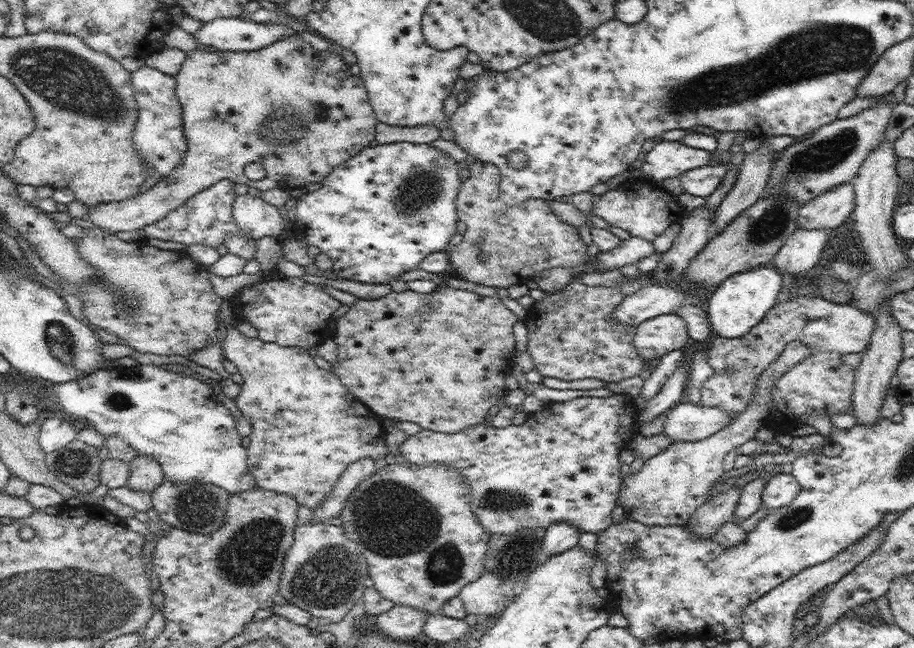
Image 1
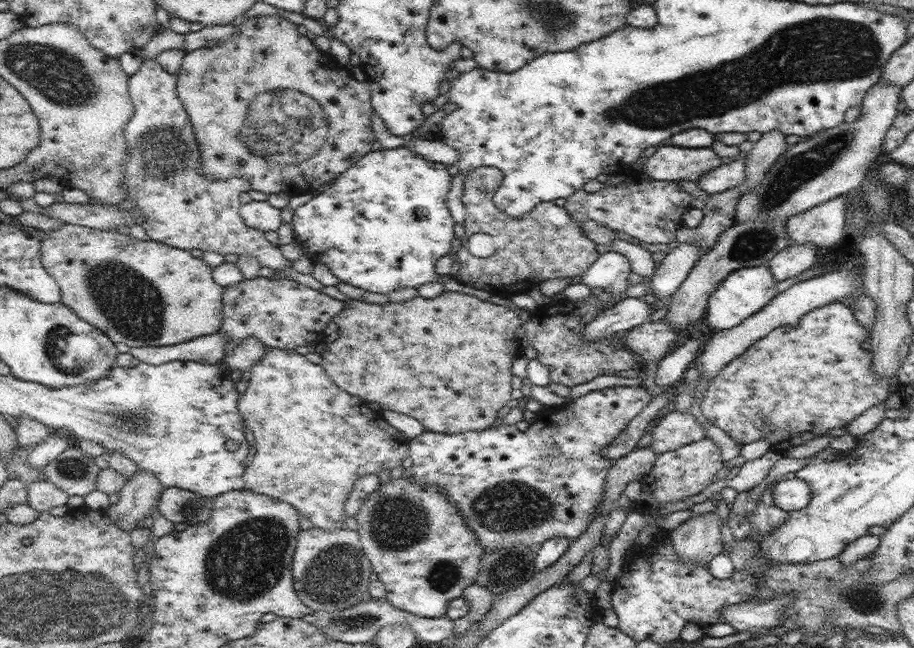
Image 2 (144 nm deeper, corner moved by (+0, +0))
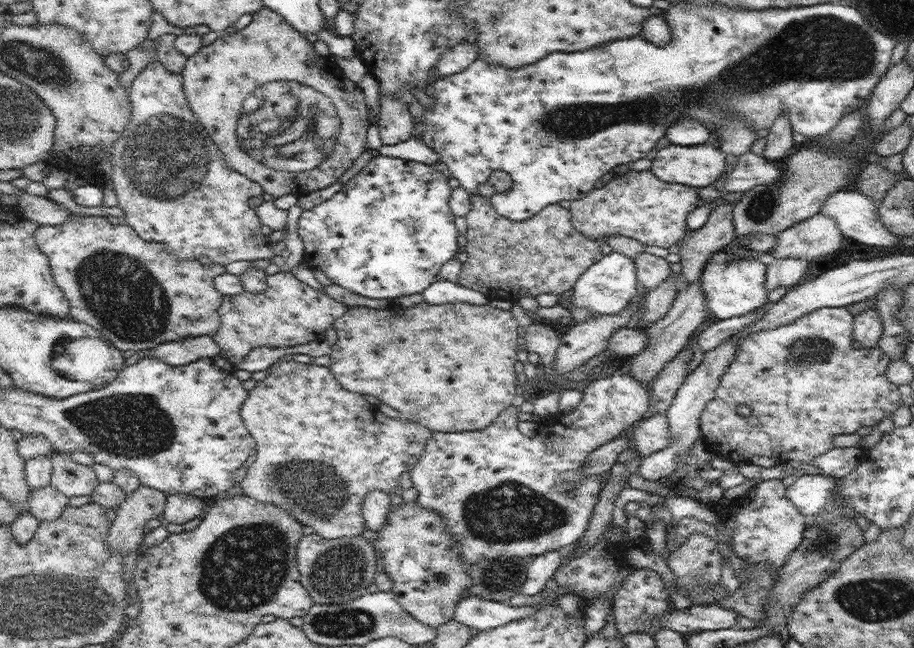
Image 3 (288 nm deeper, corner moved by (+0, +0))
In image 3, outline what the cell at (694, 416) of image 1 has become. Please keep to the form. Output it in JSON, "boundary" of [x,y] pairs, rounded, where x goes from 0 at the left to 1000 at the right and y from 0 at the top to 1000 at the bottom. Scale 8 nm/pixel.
{"boundary":[[[719,639],[712,645],[701,645],[690,664],[690,694],[697,698],[699,707],[712,704],[730,688],[734,688],[734,664],[730,657],[730,642]]]}

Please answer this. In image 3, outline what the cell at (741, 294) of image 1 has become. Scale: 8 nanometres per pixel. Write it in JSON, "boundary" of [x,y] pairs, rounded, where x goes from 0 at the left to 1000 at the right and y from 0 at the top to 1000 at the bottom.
{"boundary":[[[782,389],[769,414],[767,441],[771,454],[771,469],[778,488],[784,494],[795,494],[802,488],[815,488],[830,472],[839,472],[839,448],[837,448],[837,423],[839,401],[795,401],[795,389]]]}

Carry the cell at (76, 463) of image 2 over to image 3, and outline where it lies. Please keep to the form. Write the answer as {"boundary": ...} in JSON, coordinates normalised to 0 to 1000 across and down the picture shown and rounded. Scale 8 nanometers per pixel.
{"boundary":[[[65,698],[58,707],[60,728],[58,728],[58,750],[78,765],[102,765],[104,756],[111,750],[108,738],[102,722],[89,719],[80,710],[80,701]]]}

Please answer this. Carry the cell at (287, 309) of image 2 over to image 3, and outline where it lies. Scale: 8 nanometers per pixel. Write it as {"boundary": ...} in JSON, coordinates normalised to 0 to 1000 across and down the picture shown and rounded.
{"boundary":[[[303,420],[292,426],[290,451],[266,451],[259,457],[244,457],[240,472],[242,503],[231,515],[233,528],[240,531],[240,549],[251,556],[255,565],[261,562],[277,537],[314,537],[325,531],[336,531],[340,525],[349,528],[356,509],[364,506],[364,497],[373,491],[380,475],[367,466],[353,451],[340,448],[338,441],[325,435],[316,420]]]}

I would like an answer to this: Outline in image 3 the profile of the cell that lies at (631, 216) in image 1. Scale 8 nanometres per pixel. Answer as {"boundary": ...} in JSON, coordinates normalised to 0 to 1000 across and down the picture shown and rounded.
{"boundary":[[[712,262],[686,265],[682,272],[673,272],[673,278],[664,281],[660,290],[649,290],[633,309],[627,309],[623,318],[625,349],[633,355],[636,364],[658,370],[668,364],[690,367],[704,380],[719,380],[732,386],[747,370],[752,346],[749,336],[754,327],[763,321],[765,302],[760,290],[728,284],[712,272]]]}

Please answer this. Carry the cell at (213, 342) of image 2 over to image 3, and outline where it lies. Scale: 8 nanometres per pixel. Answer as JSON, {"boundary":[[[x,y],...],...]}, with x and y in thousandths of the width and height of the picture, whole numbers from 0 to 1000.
{"boundary":[[[213,519],[213,522],[196,522],[191,528],[181,528],[161,543],[165,546],[163,552],[178,556],[185,565],[202,565],[218,552],[240,549],[240,531],[233,528],[231,519]]]}

